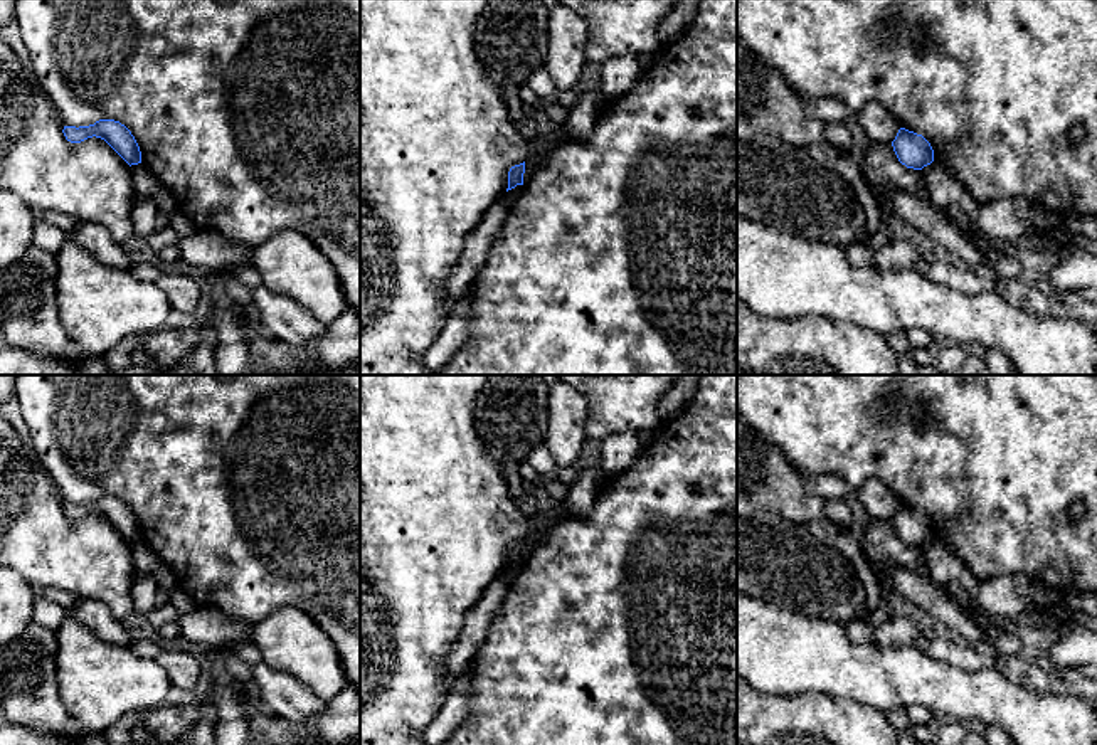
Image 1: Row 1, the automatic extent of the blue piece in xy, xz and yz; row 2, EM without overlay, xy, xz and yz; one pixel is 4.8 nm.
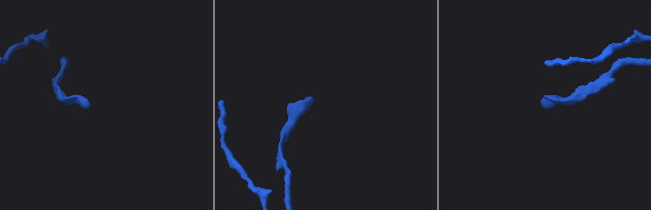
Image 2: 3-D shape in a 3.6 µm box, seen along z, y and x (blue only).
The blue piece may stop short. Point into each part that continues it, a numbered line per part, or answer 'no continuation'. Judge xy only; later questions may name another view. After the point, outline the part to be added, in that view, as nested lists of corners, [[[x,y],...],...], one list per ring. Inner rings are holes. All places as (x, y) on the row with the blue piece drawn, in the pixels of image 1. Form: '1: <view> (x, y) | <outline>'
no continuation

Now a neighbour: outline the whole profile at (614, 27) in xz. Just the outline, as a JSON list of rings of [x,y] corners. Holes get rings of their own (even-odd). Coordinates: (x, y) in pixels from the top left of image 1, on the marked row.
[[[559,0],[587,24],[586,66],[579,91],[601,87],[599,72],[606,61],[629,52],[660,47],[656,29],[675,0]]]

